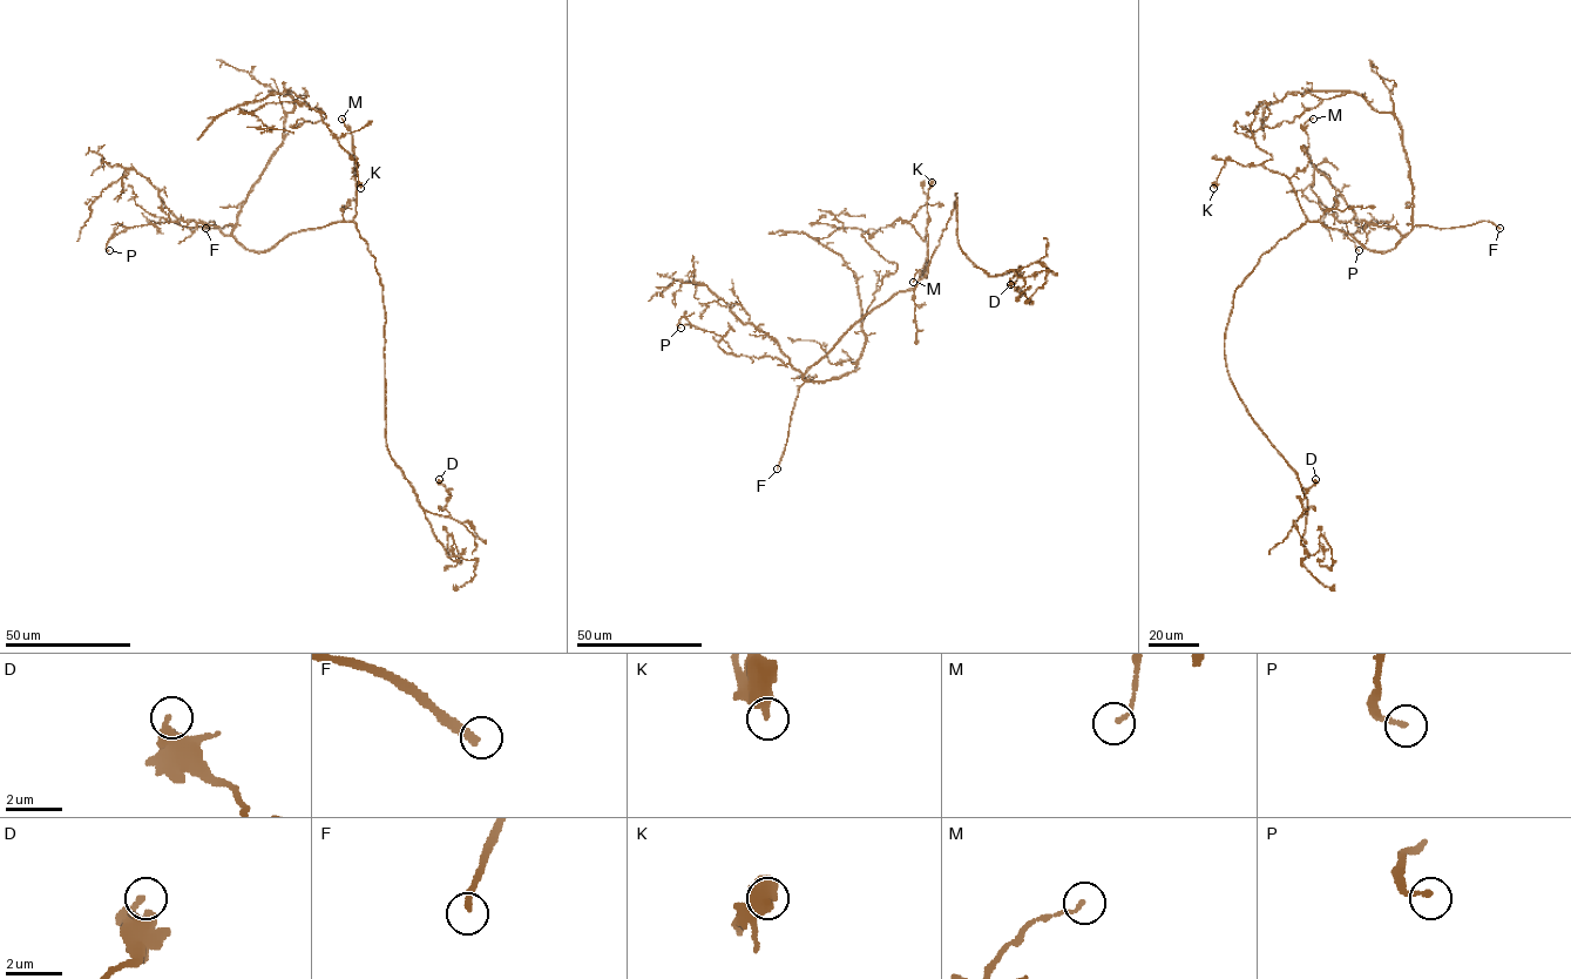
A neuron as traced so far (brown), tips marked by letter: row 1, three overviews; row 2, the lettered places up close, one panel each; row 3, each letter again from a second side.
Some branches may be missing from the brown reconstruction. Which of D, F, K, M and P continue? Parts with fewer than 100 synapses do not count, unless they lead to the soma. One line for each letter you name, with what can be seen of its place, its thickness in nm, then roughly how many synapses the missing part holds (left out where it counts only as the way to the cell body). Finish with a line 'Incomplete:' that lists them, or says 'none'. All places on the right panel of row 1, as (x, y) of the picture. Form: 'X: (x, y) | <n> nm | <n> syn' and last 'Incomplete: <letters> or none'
F: (1500, 228) | 240 nm
Incomplete: F

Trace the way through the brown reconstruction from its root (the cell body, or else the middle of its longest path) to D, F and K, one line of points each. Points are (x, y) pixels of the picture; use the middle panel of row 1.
D: (903, 291), (926, 274), (955, 194), (961, 249), (989, 276), (1020, 269), (1010, 284)
F: (903, 291), (865, 314), (806, 372), (777, 468)
K: (903, 291), (912, 290), (927, 274), (926, 202), (932, 182)

